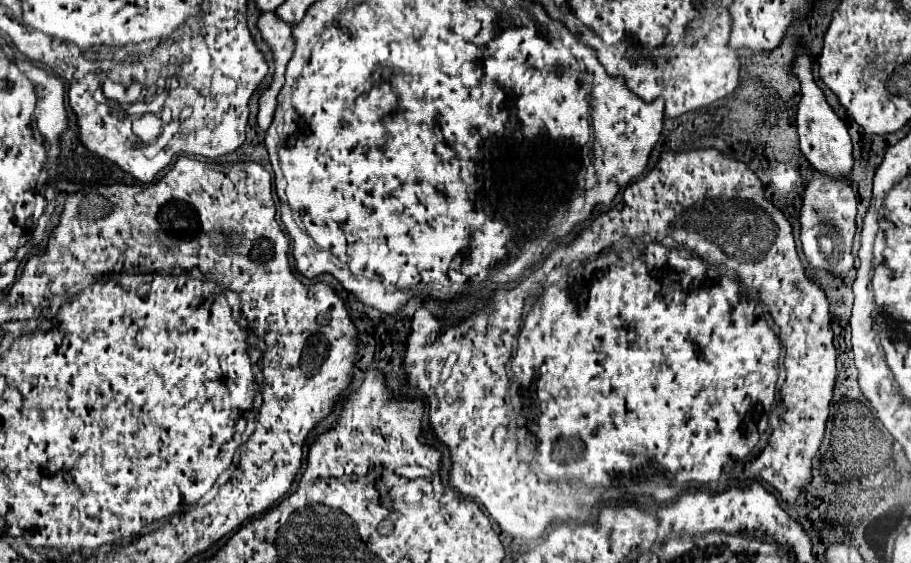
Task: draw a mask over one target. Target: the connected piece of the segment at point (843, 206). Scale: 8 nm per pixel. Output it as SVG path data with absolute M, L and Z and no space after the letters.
M814 172L804 190L804 204L800 210L802 248L810 266L822 268L834 276L844 276L854 264L852 240L856 232L856 198L848 180L830 180Z

